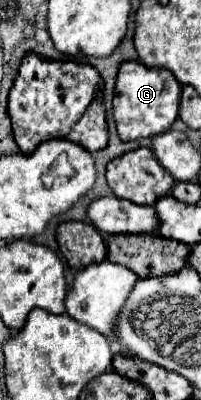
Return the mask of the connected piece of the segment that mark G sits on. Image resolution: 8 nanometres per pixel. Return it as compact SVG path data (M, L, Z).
M132 61L122 63L114 89L114 121L120 139L132 141L168 131L178 117L180 93L182 85L168 69L148 69L142 63Z

